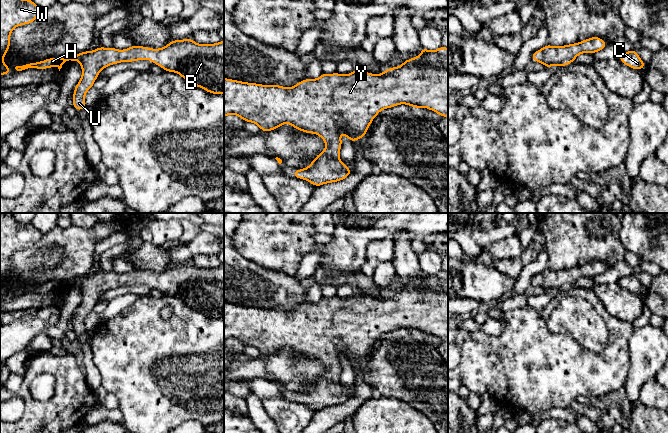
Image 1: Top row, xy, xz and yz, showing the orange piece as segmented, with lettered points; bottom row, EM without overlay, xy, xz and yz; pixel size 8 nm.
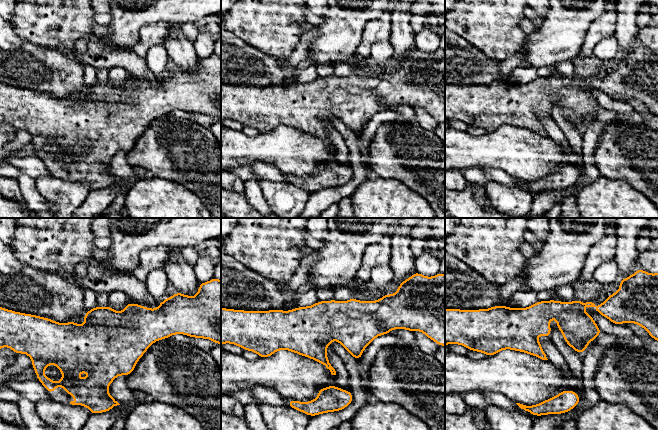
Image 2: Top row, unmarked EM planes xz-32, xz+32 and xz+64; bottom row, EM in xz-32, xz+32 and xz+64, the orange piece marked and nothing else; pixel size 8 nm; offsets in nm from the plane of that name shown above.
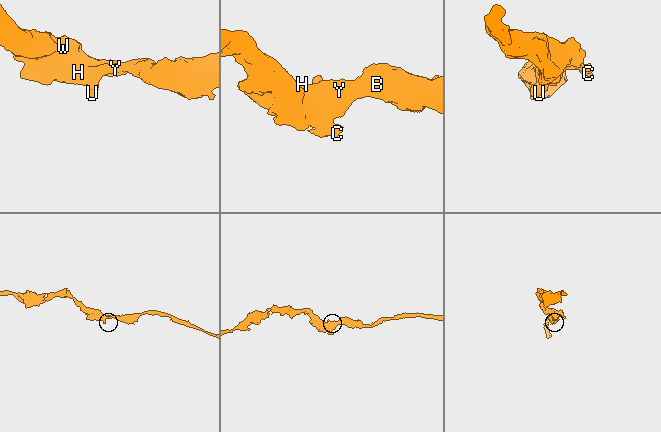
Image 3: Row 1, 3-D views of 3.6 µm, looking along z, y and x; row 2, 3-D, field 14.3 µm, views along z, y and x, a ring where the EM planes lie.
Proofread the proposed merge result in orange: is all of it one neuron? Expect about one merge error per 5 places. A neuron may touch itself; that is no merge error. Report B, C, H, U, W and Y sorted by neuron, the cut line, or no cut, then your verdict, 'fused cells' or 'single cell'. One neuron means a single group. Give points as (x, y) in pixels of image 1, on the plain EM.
B C H U W Y; no cut; single cell

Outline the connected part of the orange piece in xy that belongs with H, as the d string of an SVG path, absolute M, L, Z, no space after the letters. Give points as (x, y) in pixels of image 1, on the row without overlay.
M192 262L172 264L160 273L133 269L124 274L99 270L94 275L77 277L70 283L47 282L44 285L16 290L17 295L28 292L48 293L57 290L59 295L66 285L79 285L82 301L75 310L72 321L76 335L86 332L84 321L93 311L100 295L120 286L151 284L168 296L178 297L190 308L211 318L224 319L224 265L198 268Z

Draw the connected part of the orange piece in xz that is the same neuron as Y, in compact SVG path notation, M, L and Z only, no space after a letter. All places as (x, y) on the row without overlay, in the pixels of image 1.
M441 269L436 275L429 275L421 271L420 275L420 280L404 284L401 290L390 291L379 299L358 292L347 299L322 297L317 303L302 304L291 312L224 302L224 342L234 338L245 347L258 349L264 356L287 347L297 354L317 358L326 367L325 373L307 392L294 395L292 401L306 404L315 411L344 404L352 394L340 385L340 355L352 367L363 363L381 334L399 328L416 333L424 331L441 341L448 341L448 272Z

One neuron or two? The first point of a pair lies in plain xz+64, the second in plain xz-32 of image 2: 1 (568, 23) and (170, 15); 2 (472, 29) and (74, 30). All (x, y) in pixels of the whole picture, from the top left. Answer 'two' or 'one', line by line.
1: one
2: one

